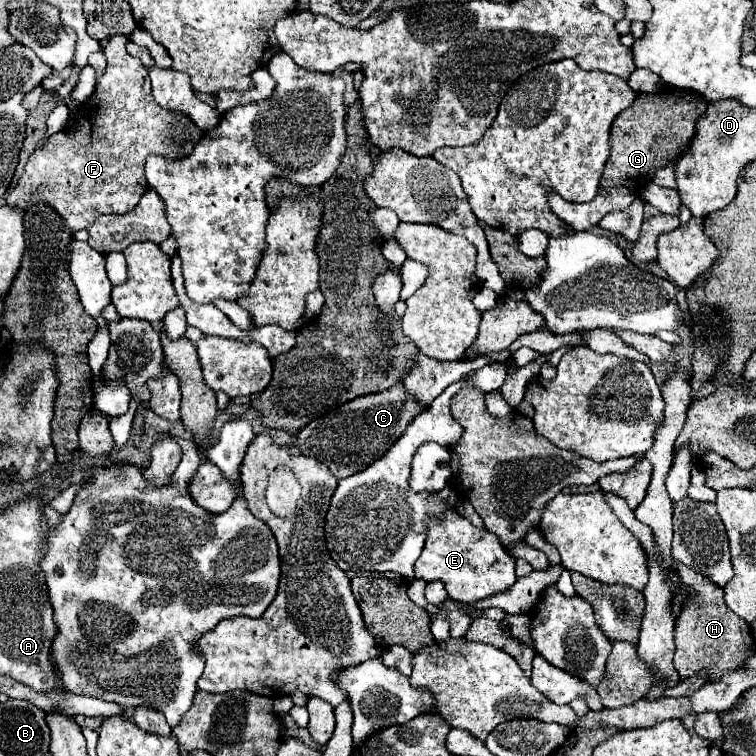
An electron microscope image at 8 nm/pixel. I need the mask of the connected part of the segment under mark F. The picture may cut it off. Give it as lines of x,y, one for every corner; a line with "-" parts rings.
115,34
109,38
105,46
105,56
107,56
107,68
101,76
97,76
97,86
95,92
87,102
83,102
79,108
71,110
69,118
80,118
73,121
87,124
75,124
71,130
59,131
47,142
45,148
39,148
33,152
33,158
25,164
25,170
35,172
35,192
27,194
27,202
23,198
21,208
29,210
31,206
43,202
51,206
65,222
65,228
69,232
77,232
83,228
89,228
97,216
101,214
125,214
133,210
139,202
139,198
147,190
147,178
143,172
145,158
149,154
161,154
163,158
177,160
185,158
193,152
193,146
201,140
203,132
197,128
197,124
181,114
181,112
171,112
163,106
159,106
151,94
151,80
149,80
149,70
141,64
139,58
133,58
125,50
125,36

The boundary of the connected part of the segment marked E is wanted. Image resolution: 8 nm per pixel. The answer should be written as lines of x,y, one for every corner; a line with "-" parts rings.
445,510
441,518
429,518
425,548
415,562
415,578
425,582
441,580
449,598
457,602
477,602
489,598
505,592
517,580
515,558
509,556
499,538
485,528
475,528
455,510

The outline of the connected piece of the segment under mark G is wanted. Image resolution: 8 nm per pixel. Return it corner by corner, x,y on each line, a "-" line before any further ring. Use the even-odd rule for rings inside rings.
667,88
661,94
637,94
631,108
623,110
611,126
611,156
605,164
601,176
601,188
611,190
613,186
625,186
629,190
641,192
655,172
677,158
681,146
685,148
693,134
695,122
705,114
707,104
697,98
695,102
685,102
681,94

